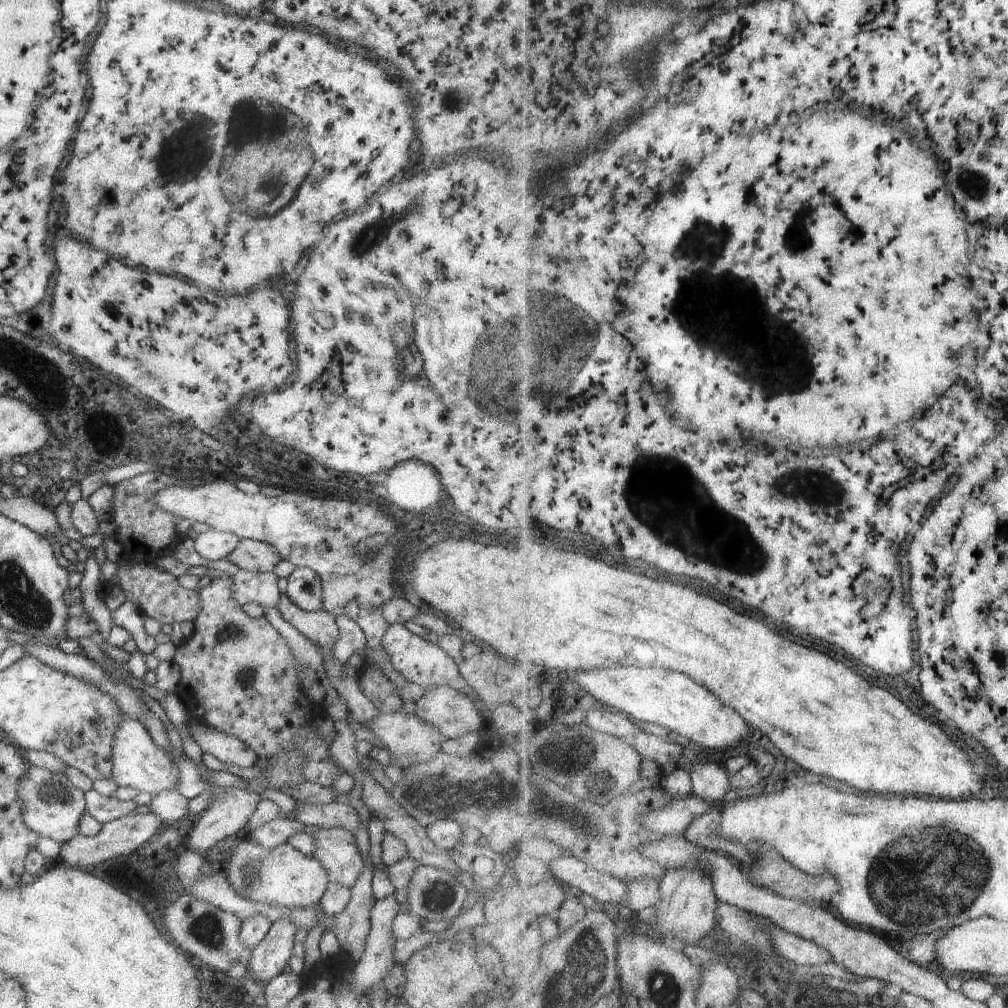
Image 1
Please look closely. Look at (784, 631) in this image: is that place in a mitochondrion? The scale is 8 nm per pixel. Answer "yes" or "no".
no

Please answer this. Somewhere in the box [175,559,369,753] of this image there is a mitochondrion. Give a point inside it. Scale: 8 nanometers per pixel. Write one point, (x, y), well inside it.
(225, 634)

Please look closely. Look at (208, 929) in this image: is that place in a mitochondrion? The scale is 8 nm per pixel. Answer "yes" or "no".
yes

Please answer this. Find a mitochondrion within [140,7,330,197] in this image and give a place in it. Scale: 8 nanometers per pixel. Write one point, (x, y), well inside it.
(178, 148)

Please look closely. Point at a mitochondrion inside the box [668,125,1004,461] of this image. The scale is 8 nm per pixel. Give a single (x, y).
(974, 186)

